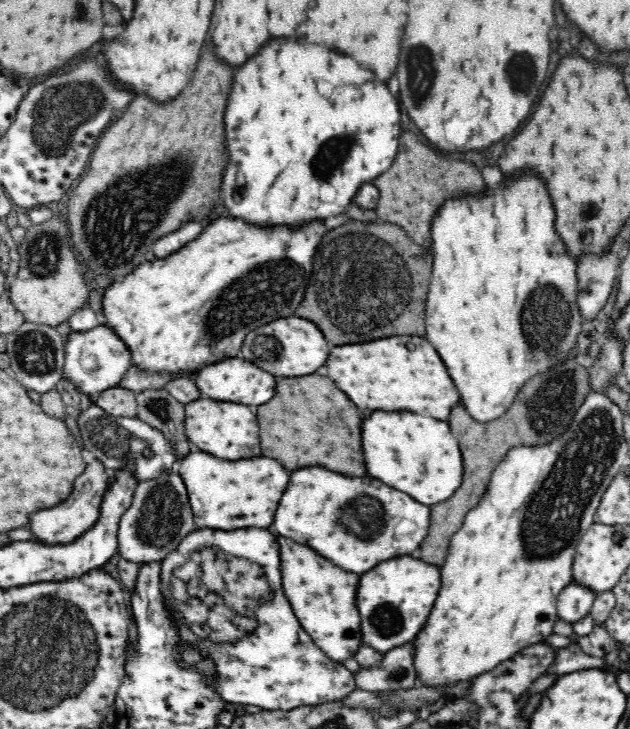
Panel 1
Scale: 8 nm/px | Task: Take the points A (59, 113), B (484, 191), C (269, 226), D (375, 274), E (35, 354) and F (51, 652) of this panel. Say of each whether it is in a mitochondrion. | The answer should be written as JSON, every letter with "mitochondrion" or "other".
{"A":"mitochondrion","B":"other","C":"other","D":"mitochondrion","E":"mitochondrion","F":"mitochondrion"}

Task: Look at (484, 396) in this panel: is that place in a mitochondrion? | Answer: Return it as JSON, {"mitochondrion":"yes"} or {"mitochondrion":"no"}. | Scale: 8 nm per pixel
{"mitochondrion":"no"}

